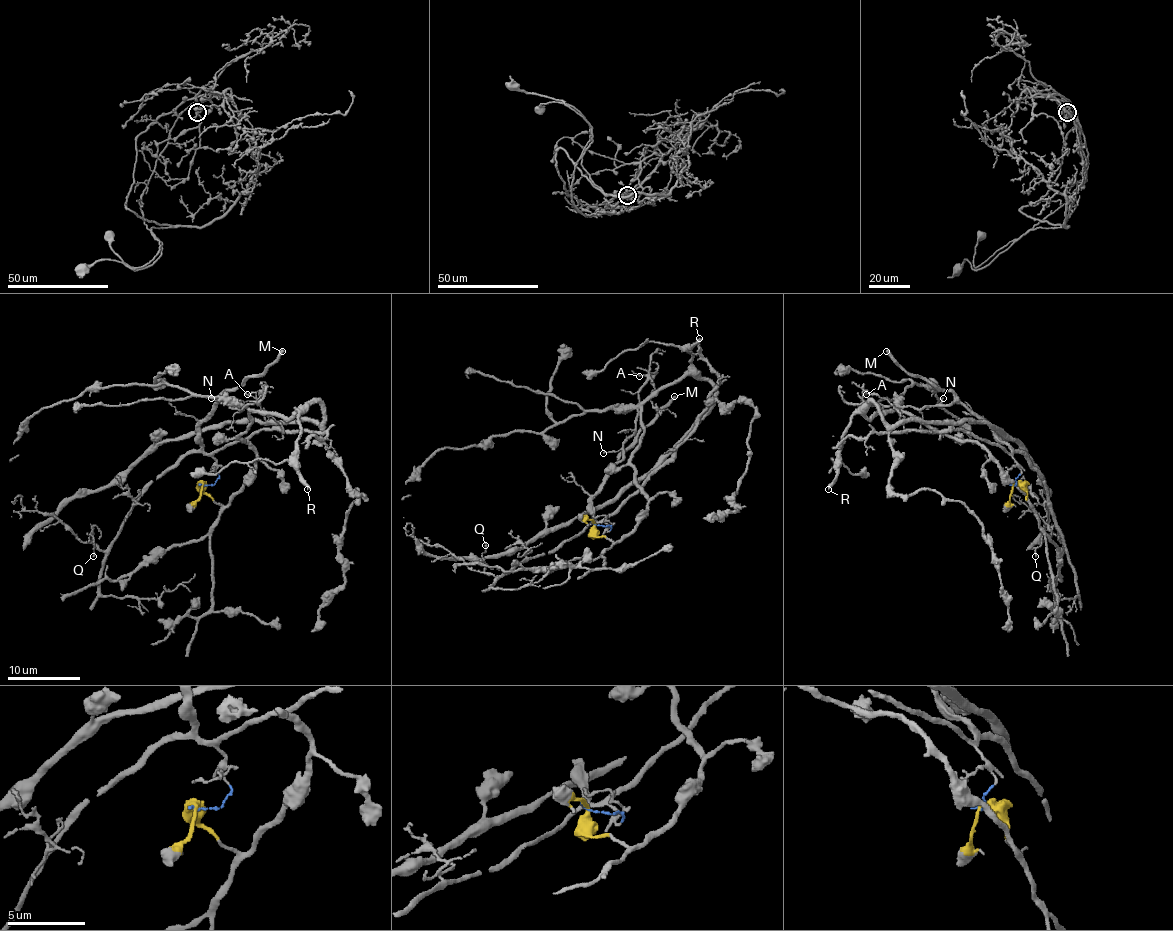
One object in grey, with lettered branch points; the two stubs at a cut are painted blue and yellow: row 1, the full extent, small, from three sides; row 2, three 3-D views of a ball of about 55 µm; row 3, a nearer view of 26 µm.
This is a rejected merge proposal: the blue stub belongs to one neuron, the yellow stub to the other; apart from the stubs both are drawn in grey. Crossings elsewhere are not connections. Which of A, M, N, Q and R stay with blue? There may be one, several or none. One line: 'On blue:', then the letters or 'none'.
On blue: A, M, N, Q

